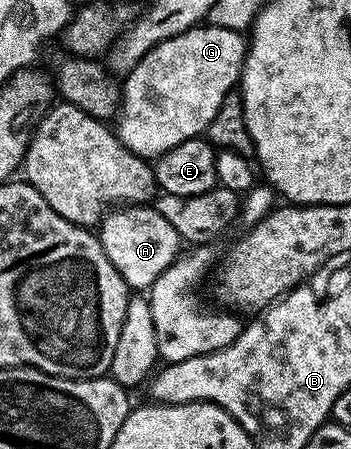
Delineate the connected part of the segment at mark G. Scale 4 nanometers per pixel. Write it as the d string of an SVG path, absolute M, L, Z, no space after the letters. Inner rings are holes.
M205 22L147 50L147 54L139 58L137 65L129 69L123 80L121 107L115 120L115 131L123 146L137 156L156 158L167 154L167 150L175 150L179 142L204 137L223 98L238 87L246 47L247 40L242 33Z

